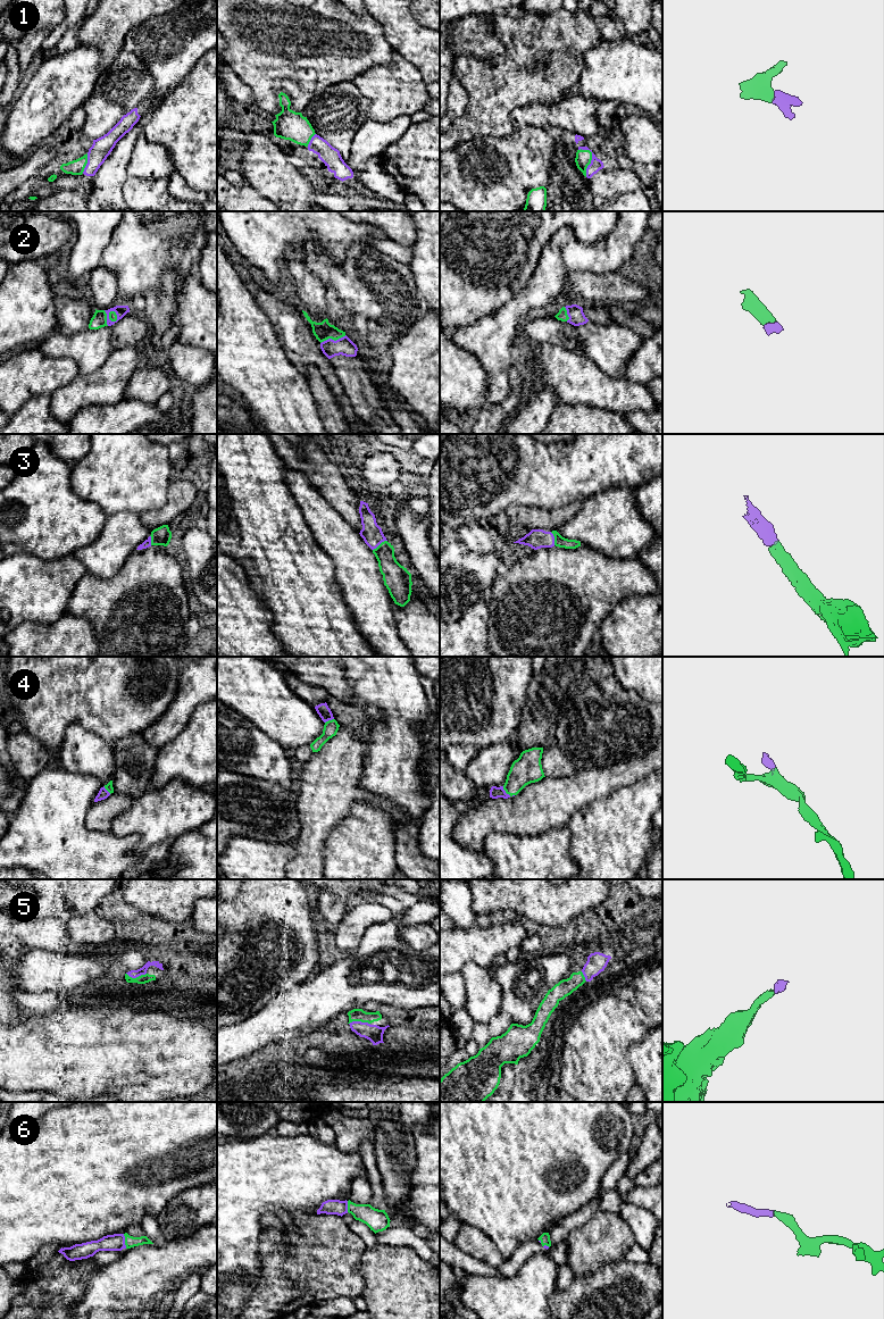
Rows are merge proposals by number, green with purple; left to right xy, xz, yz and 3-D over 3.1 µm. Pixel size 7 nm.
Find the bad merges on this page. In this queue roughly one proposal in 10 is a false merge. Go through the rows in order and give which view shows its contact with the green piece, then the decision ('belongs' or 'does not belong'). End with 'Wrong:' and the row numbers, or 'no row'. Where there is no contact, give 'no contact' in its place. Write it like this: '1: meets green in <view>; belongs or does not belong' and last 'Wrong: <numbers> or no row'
1: meets green in yz; belongs
2: meets green in xz; belongs
3: meets green in xz; belongs
4: meets green in yz; belongs
5: meets green in xz; belongs
6: meets green in xy; belongs
Wrong: no row

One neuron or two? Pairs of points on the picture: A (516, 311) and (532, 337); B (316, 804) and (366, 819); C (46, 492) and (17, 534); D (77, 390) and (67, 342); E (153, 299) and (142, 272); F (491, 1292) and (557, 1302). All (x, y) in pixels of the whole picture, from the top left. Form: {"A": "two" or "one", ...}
{"A": "two", "B": "two", "C": "one", "D": "two", "E": "two", "F": "two"}

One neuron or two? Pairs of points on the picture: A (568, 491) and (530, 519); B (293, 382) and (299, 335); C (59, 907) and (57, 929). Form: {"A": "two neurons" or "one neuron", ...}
{"A": "two neurons", "B": "two neurons", "C": "two neurons"}

